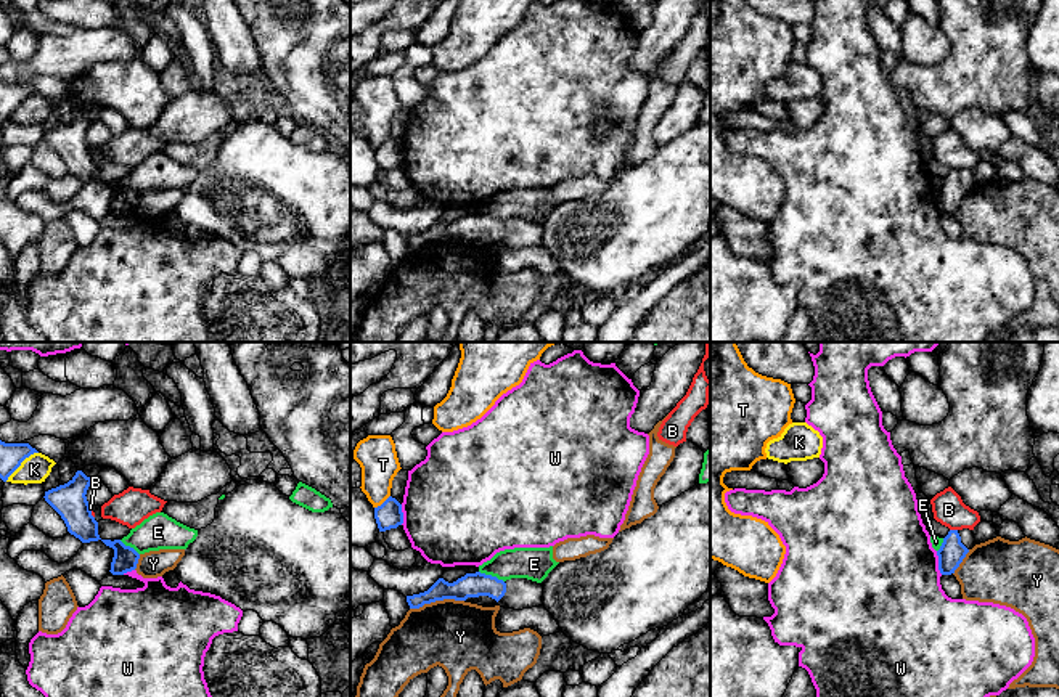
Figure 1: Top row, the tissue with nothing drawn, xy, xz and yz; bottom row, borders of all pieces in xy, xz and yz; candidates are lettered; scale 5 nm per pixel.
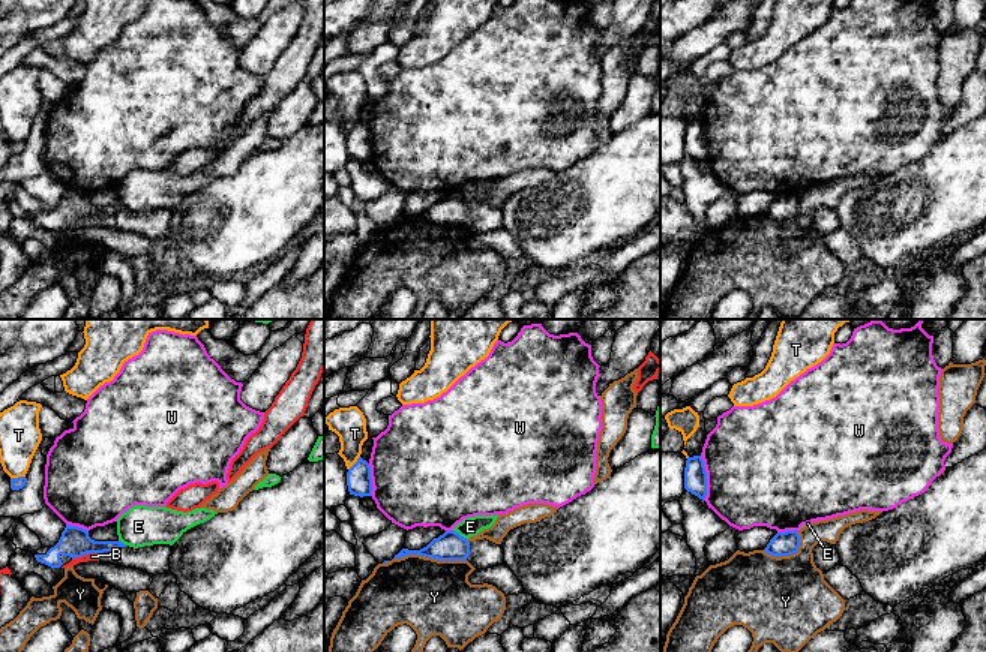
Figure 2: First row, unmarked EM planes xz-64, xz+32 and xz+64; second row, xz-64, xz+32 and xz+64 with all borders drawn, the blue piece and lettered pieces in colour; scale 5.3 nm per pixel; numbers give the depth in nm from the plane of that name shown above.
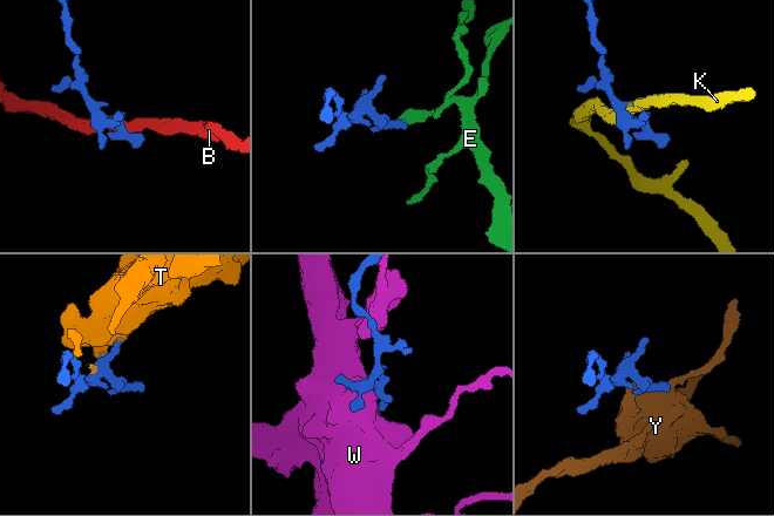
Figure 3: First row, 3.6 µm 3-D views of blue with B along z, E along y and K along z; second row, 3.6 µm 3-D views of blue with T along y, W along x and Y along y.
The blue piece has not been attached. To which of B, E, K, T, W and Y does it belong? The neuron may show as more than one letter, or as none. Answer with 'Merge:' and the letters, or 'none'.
Merge: none

